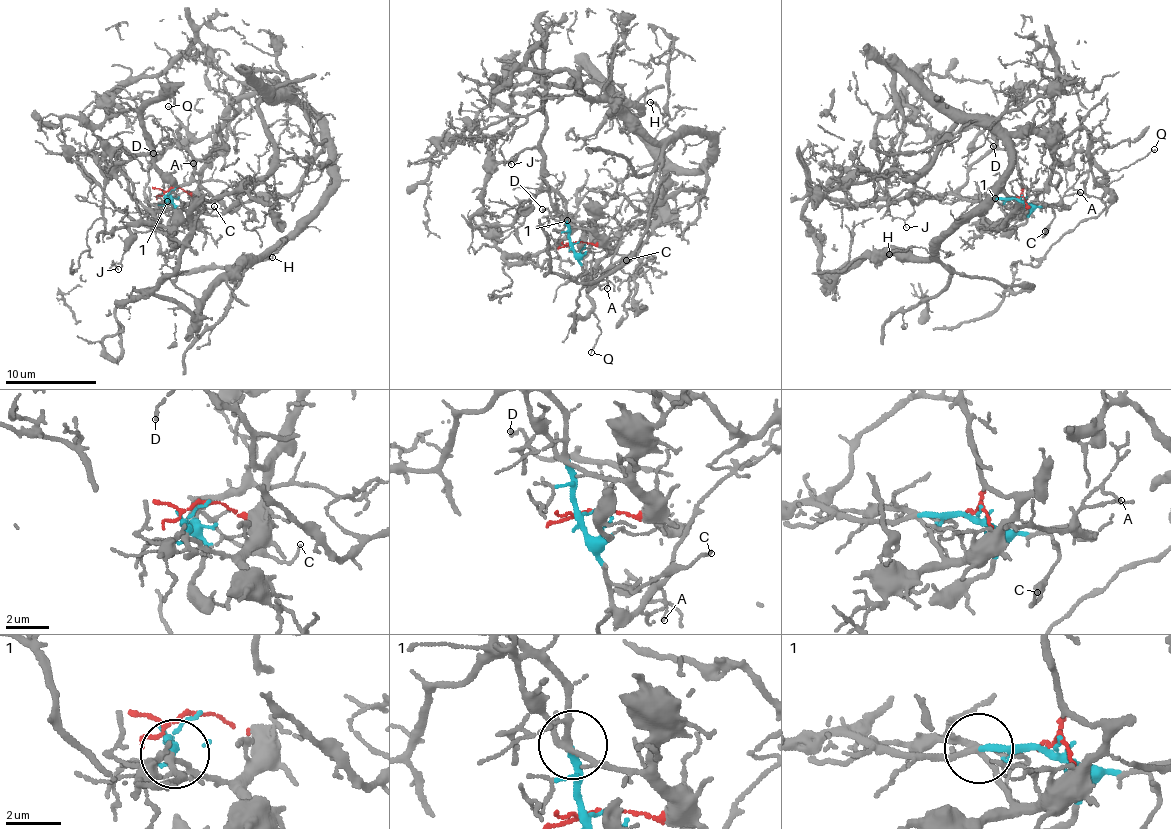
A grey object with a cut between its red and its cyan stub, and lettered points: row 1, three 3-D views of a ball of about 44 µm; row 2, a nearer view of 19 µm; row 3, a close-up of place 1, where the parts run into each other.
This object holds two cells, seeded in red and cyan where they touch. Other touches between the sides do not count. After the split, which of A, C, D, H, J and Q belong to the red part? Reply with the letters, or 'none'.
D, H, Q

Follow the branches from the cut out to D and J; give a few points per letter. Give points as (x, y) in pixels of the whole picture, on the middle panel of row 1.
D: (573, 242), (603, 245), (590, 227), (554, 217), (543, 208)
J: (573, 242), (569, 241), (565, 200), (545, 181), (542, 111), (530, 115), (499, 148), (510, 164)

